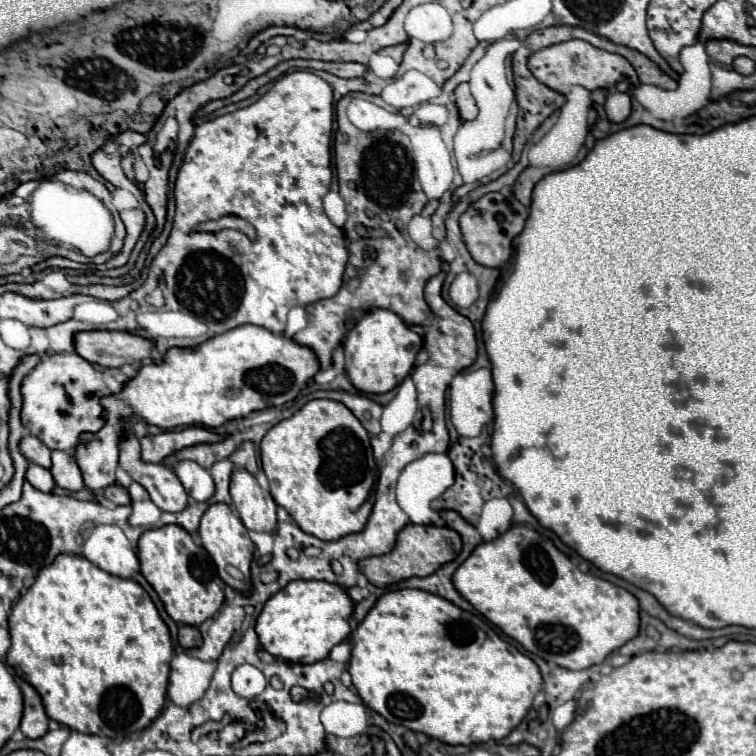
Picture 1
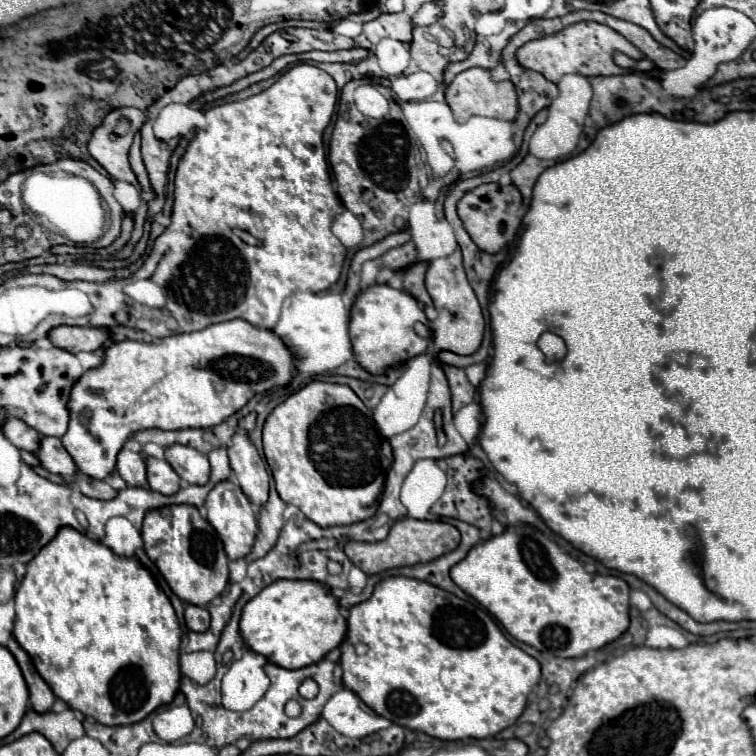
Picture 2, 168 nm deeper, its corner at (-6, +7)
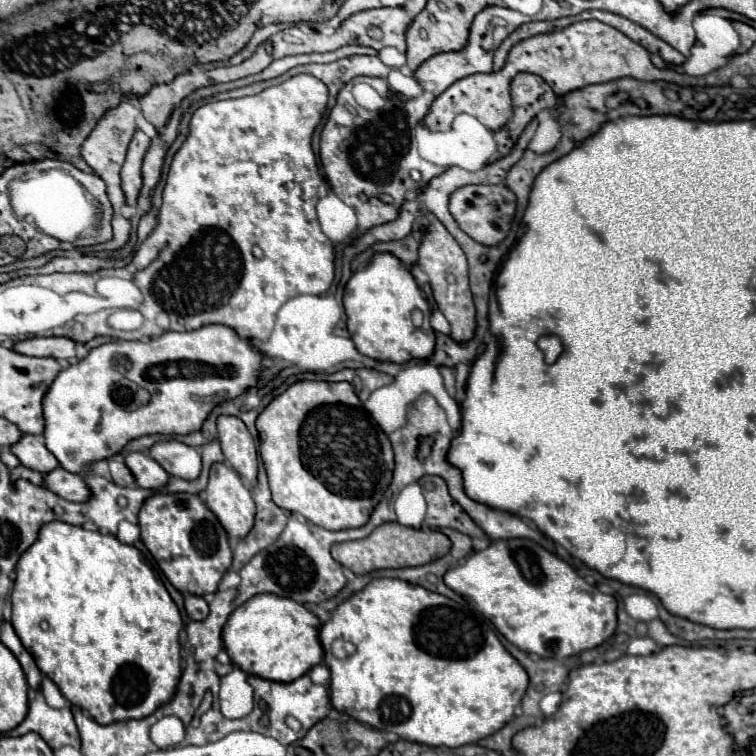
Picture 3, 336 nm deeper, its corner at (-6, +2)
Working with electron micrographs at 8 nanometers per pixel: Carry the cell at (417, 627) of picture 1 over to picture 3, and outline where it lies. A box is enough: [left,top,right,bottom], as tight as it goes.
[320,579,530,747]

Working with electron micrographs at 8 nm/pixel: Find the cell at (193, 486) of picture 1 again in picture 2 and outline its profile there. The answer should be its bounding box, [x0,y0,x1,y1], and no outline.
[164,444,210,484]

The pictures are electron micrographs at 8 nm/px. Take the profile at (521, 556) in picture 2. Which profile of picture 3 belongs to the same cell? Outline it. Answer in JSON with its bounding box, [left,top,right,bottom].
[444,539,618,659]

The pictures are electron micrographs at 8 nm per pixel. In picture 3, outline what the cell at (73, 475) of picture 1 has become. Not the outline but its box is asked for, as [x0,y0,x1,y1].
[10,435,60,475]

